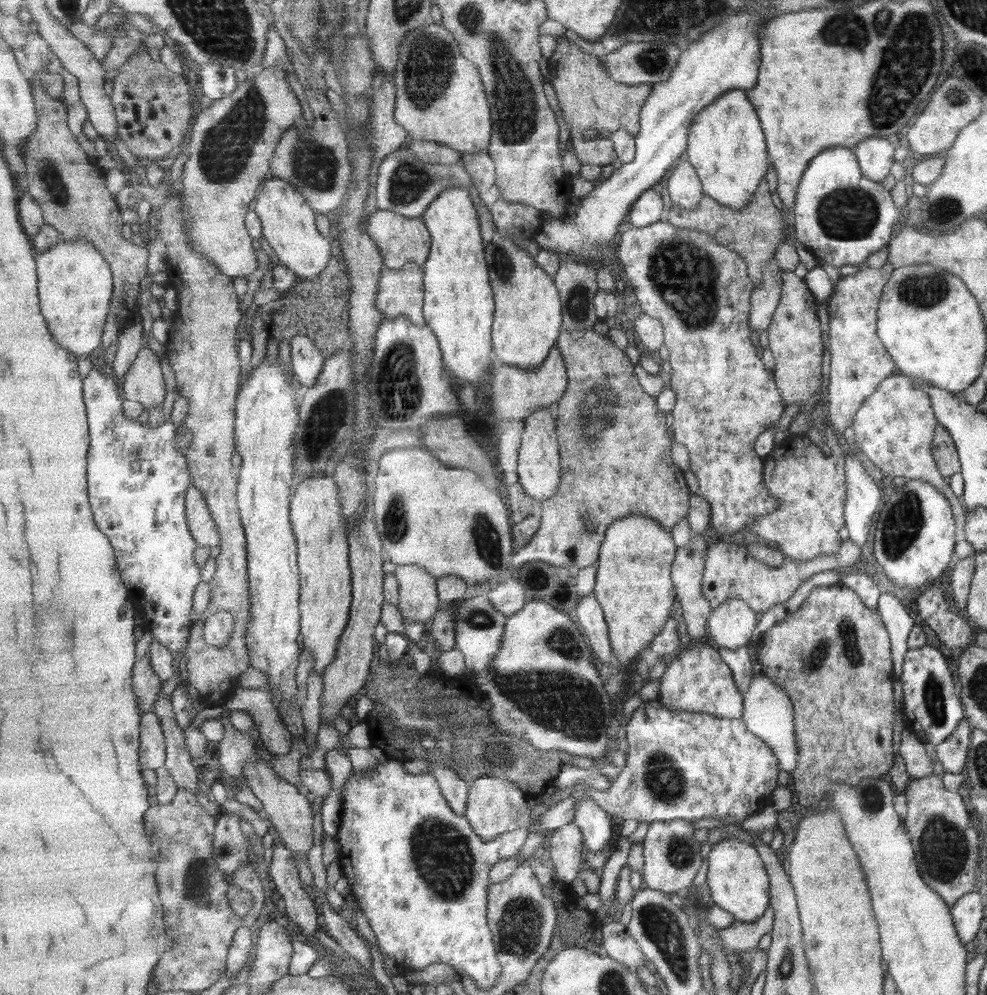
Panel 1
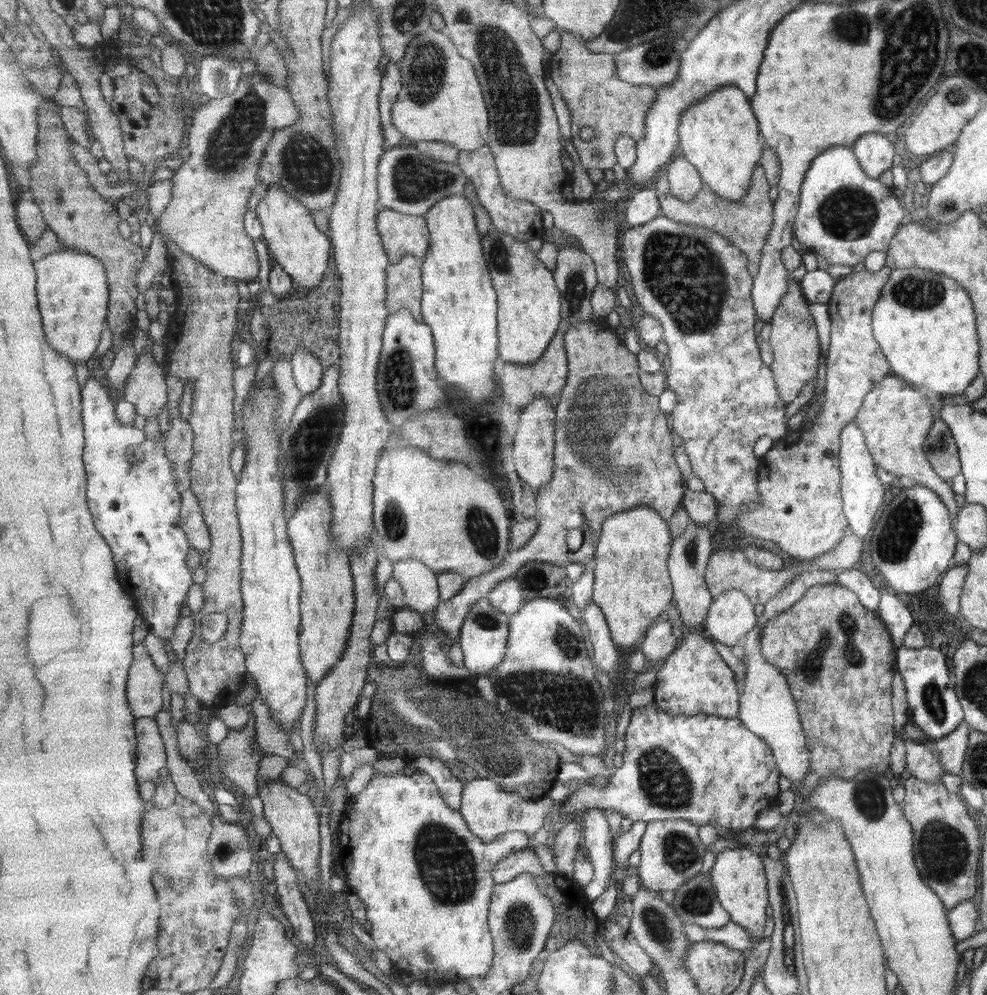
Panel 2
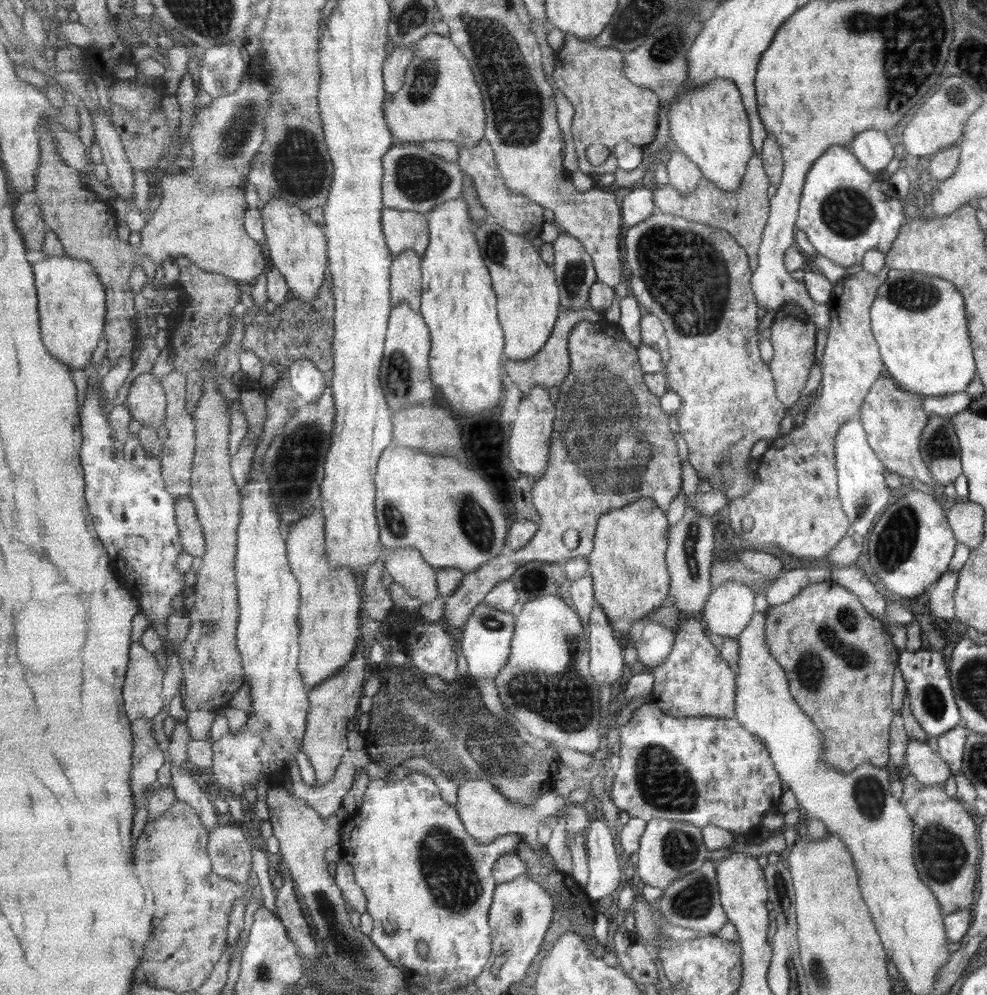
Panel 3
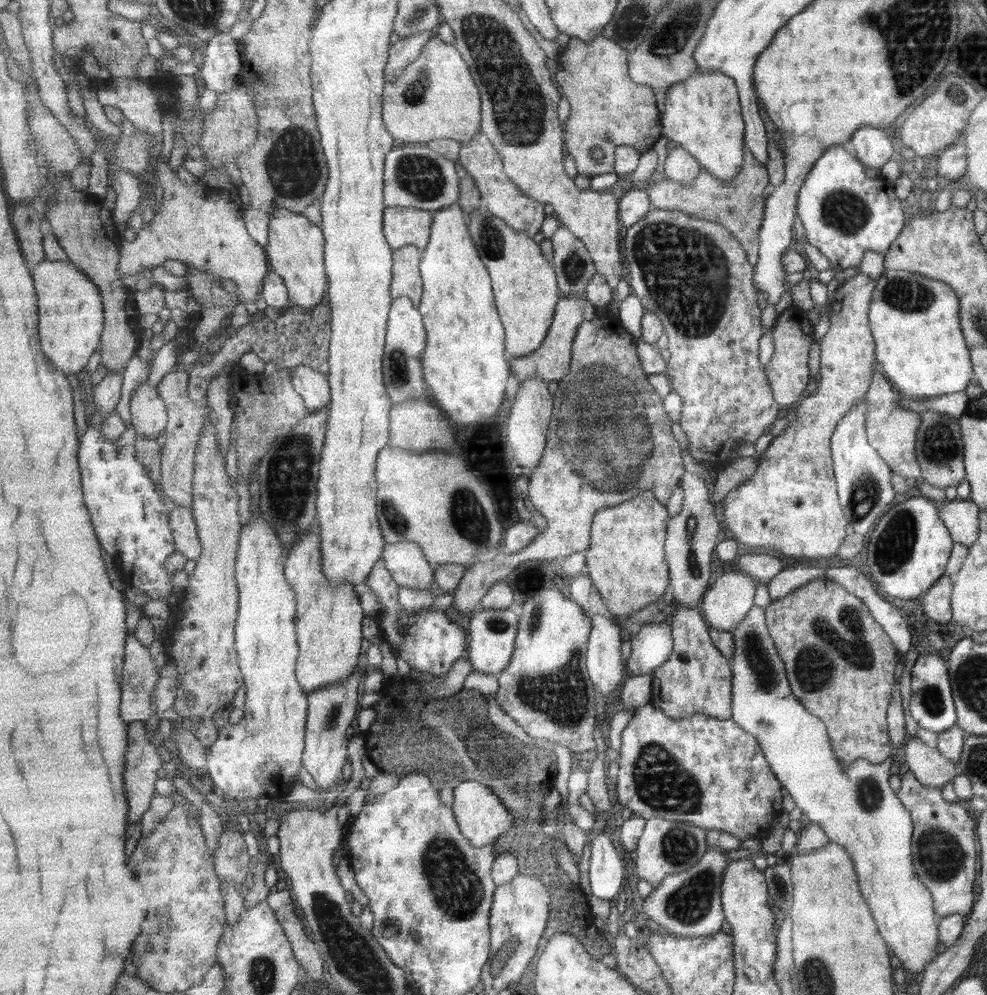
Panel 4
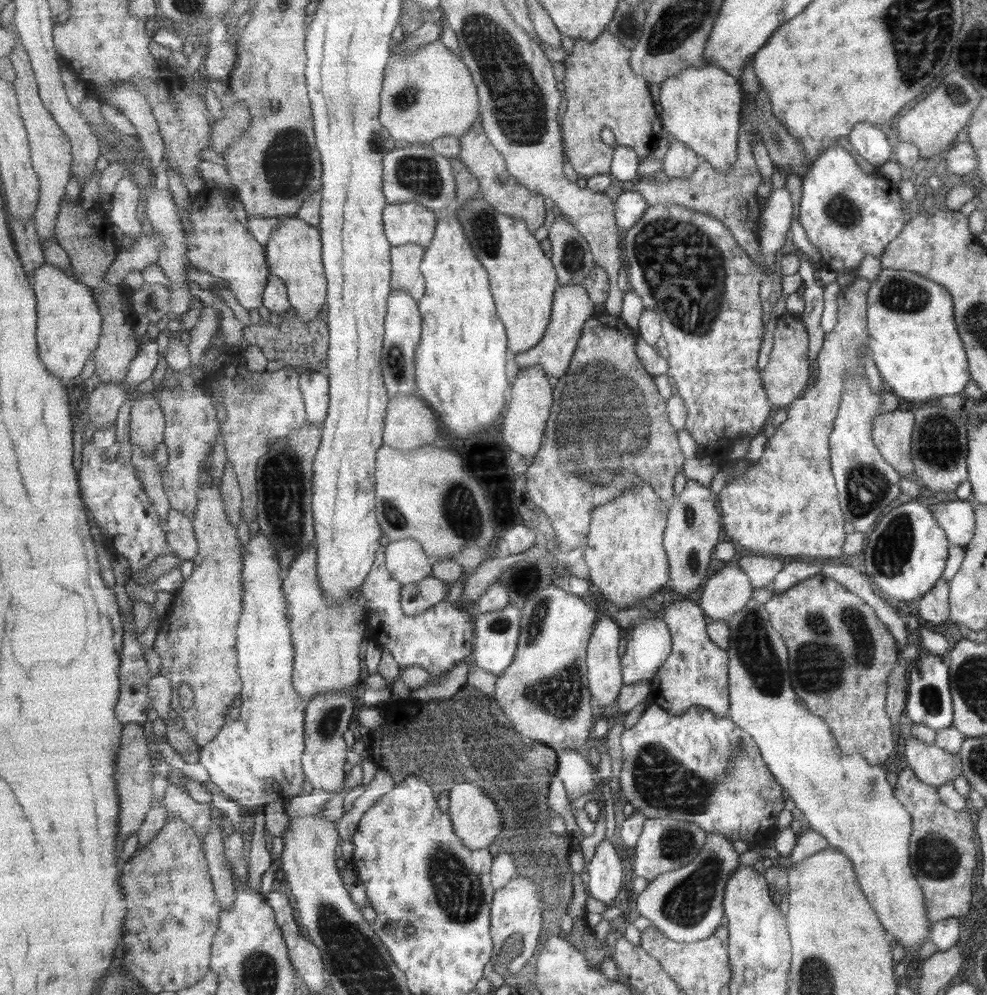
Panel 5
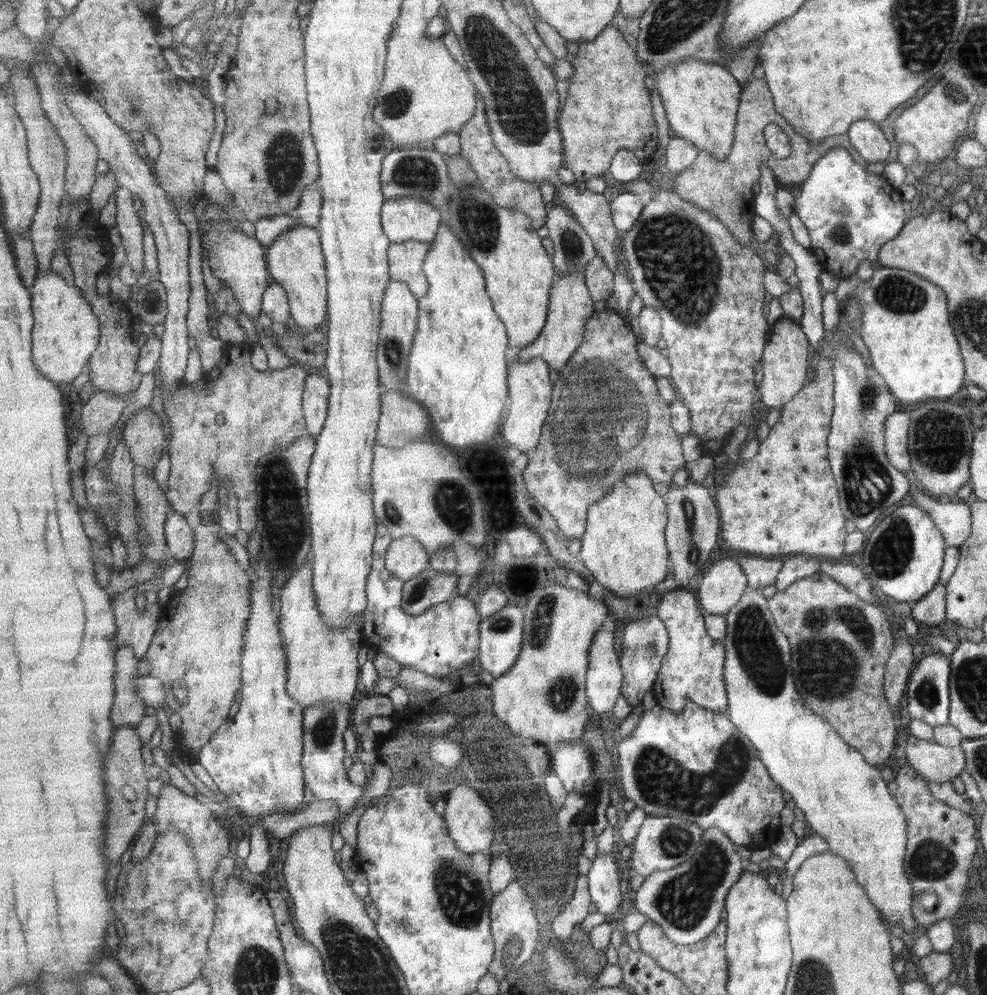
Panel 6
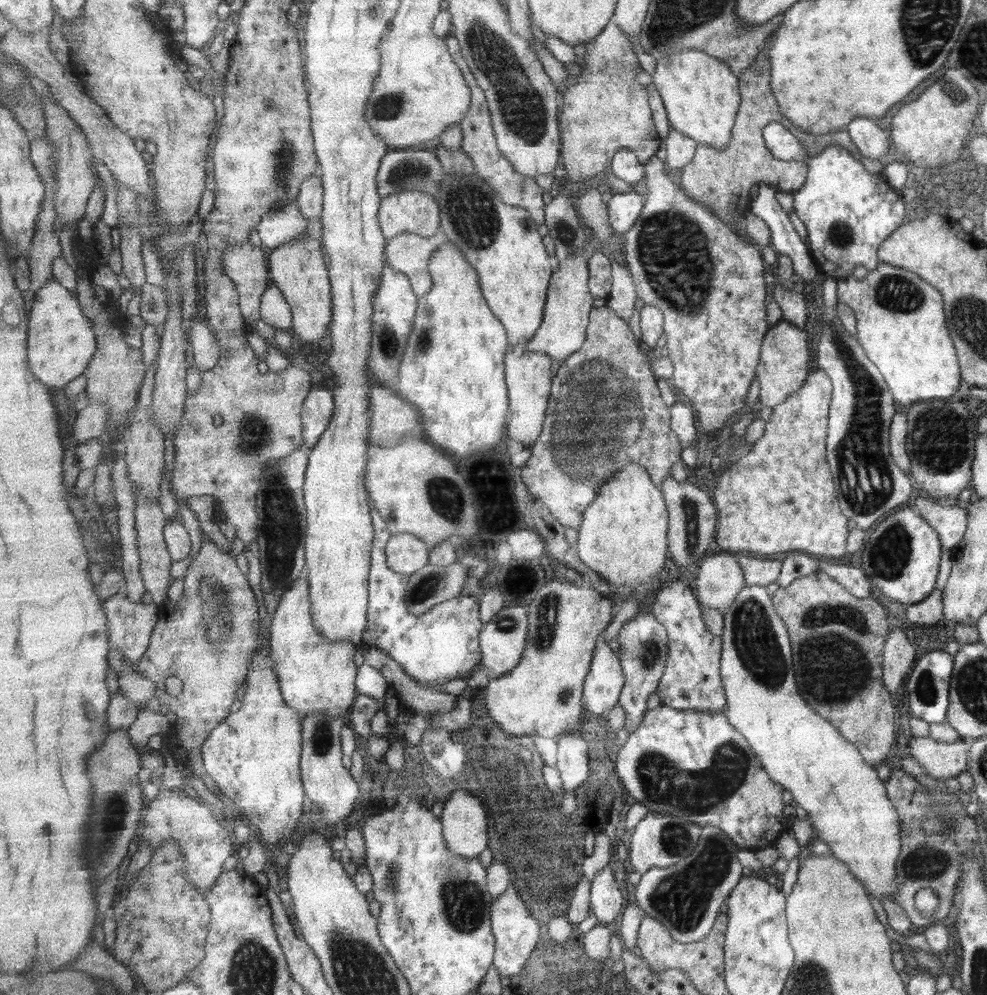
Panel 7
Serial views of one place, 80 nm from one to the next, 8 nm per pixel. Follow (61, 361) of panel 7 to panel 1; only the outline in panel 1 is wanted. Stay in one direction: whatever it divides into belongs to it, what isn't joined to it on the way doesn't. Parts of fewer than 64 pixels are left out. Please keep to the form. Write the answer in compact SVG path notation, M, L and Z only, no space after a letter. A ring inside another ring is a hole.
M62 241L36 256L41 312L56 341L83 358L102 346L107 320L112 314L114 274L104 255L91 242Z

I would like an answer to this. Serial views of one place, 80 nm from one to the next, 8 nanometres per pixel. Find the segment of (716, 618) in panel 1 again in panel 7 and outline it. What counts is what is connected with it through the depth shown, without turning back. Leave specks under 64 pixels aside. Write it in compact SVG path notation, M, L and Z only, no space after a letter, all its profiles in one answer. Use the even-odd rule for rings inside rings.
M709 552L691 576L696 597L705 608L727 609L743 589L743 577L733 556Z

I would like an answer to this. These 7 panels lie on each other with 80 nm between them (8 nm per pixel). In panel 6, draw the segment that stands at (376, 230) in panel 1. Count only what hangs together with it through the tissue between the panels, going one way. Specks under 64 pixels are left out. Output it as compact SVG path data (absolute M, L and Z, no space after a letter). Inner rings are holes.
M413 197L386 200L381 216L384 232L388 235L390 243L397 244L413 240L432 244L437 238L440 224L445 221L443 209Z

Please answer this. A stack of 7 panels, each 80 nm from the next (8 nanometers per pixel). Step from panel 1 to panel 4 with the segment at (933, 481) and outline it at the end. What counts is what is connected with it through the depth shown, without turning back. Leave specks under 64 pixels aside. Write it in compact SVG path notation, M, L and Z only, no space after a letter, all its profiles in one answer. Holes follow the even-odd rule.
M877 366L873 371L864 399L866 400L864 429L870 446L876 450L881 461L884 461L893 473L904 479L921 477L919 465L915 462L915 452L913 452L920 416L917 416L915 412L903 410L897 404L897 394L891 392L891 384L885 382L884 374Z

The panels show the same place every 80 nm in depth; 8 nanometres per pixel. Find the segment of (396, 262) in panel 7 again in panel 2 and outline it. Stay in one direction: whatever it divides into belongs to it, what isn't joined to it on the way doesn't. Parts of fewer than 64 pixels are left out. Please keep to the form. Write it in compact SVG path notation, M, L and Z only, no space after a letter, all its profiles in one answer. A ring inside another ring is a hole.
M406 255L401 262L388 266L386 303L389 313L396 314L401 309L409 309L417 321L424 321L422 263L416 256Z

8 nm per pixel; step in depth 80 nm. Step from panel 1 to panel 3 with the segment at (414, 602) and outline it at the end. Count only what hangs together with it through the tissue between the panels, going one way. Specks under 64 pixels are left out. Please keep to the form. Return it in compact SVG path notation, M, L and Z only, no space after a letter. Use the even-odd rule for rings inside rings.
M413 546L387 548L385 554L385 569L413 598L433 602L440 596L436 567L425 562L420 550Z

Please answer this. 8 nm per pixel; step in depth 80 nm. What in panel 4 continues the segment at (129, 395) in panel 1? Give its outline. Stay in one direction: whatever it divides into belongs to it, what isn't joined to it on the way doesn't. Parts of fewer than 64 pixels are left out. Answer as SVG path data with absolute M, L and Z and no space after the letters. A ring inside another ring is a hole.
M143 382L135 391L131 401L132 424L137 435L156 440L167 428L168 408L159 396L156 386Z

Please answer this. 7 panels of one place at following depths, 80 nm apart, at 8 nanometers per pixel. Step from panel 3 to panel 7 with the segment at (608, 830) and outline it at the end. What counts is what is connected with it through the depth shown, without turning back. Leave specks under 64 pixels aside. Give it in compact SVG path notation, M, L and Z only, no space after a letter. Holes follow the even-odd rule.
M614 863L607 865L596 879L592 880L591 904L592 914L602 924L615 928L627 905L627 896L619 884L621 872Z

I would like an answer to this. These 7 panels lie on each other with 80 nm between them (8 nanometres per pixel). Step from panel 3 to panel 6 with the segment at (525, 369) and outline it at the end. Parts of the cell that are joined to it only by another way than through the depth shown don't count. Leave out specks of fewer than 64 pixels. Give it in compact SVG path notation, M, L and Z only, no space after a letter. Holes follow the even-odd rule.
M584 272L557 274L550 296L548 324L545 325L540 337L533 344L521 349L517 359L521 362L529 362L534 358L544 358L549 363L551 370L560 372L572 360L572 356L585 340L588 320L595 313L595 300L590 293Z

